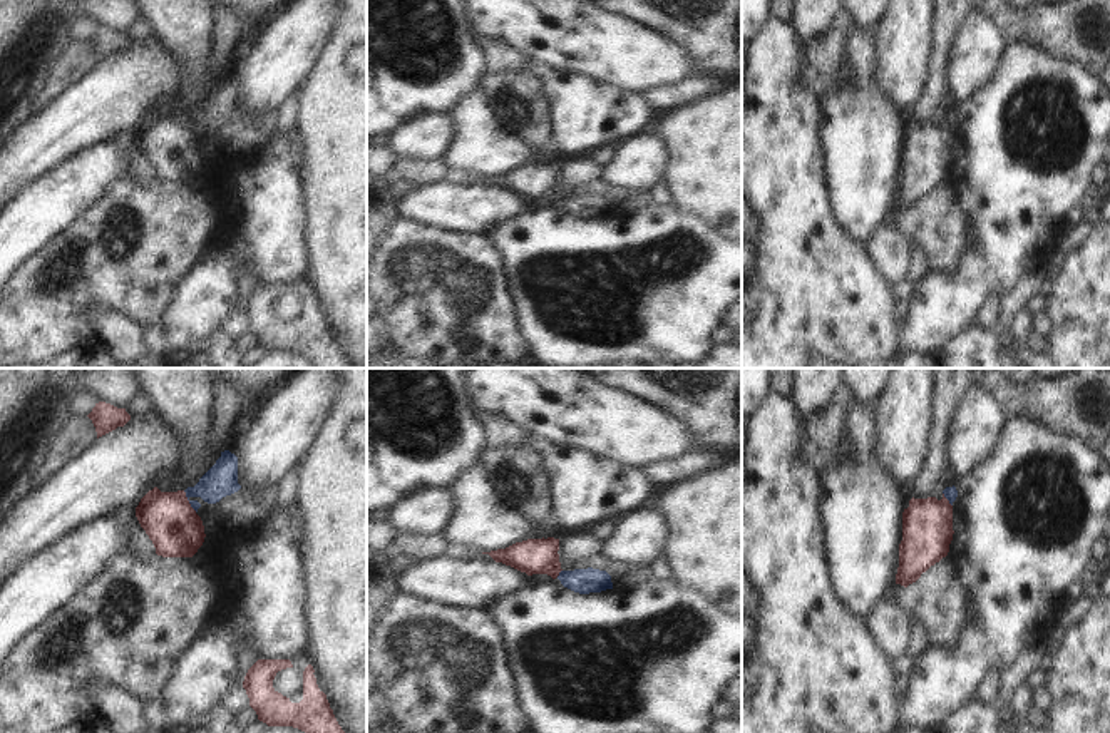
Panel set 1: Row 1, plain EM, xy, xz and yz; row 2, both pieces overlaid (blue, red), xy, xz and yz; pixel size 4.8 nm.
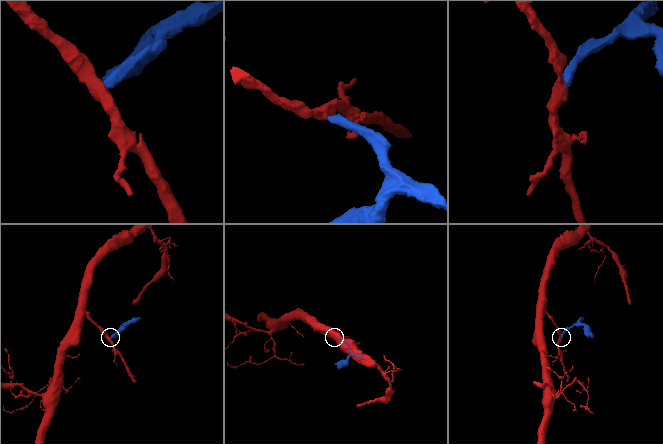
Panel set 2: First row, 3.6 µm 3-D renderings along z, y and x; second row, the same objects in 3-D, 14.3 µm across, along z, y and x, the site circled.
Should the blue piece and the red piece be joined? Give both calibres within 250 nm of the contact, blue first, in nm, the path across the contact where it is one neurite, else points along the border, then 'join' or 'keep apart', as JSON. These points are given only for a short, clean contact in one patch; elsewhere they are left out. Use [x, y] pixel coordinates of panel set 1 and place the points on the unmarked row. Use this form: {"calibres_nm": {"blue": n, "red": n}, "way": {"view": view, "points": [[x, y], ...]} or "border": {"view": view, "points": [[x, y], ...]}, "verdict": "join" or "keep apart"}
{"calibres_nm": {"blue": 160, "red": 260}, "border": {"view": "xy", "points": [[183, 116], [196, 136]]}, "verdict": "keep apart"}

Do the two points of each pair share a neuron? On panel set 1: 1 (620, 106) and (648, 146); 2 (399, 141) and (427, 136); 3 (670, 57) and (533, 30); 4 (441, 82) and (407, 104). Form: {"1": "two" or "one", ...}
{"1": "two", "2": "one", "3": "one", "4": "one"}

